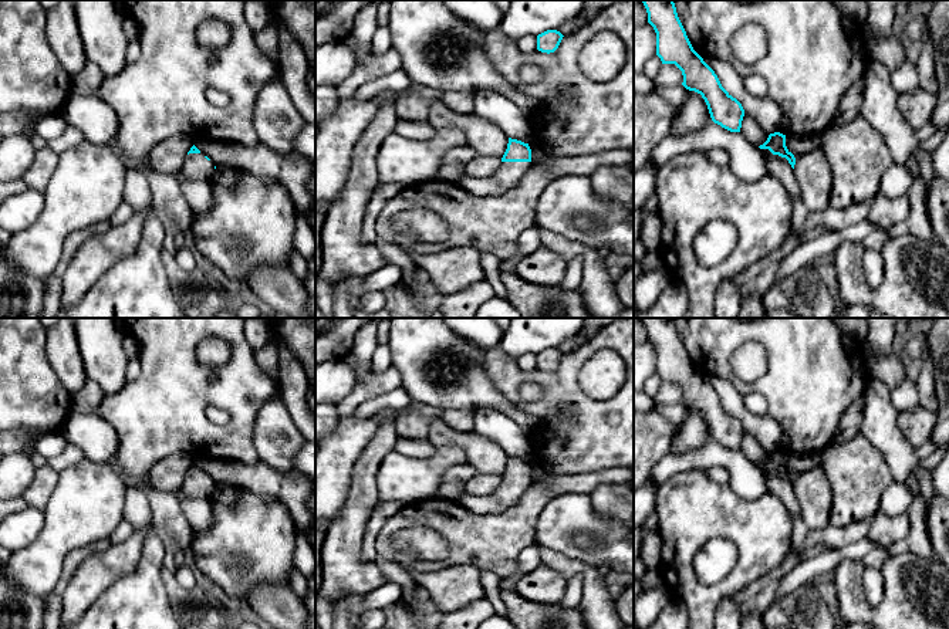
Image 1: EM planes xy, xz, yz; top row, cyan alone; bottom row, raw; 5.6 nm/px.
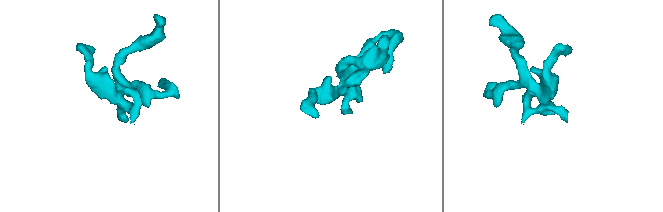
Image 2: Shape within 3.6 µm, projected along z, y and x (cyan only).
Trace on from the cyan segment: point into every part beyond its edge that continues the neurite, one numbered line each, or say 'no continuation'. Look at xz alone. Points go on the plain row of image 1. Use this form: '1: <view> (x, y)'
1: xz (509, 491)

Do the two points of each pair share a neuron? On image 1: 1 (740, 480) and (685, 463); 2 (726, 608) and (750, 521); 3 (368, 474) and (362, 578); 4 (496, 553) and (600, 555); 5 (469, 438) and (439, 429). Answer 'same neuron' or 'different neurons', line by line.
1: same neuron
2: different neurons
3: same neuron
4: different neurons
5: same neuron

